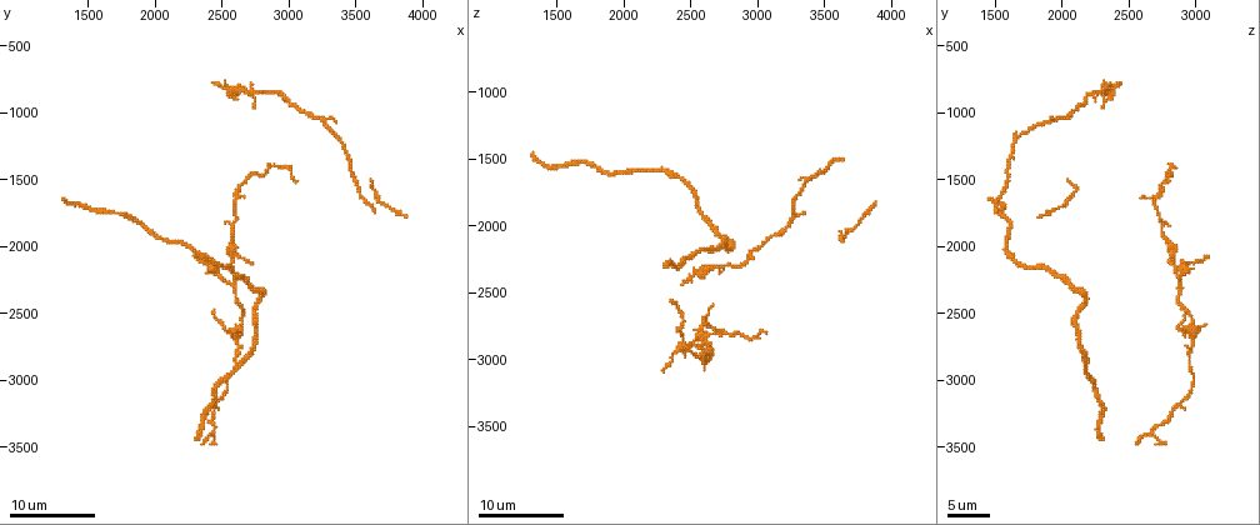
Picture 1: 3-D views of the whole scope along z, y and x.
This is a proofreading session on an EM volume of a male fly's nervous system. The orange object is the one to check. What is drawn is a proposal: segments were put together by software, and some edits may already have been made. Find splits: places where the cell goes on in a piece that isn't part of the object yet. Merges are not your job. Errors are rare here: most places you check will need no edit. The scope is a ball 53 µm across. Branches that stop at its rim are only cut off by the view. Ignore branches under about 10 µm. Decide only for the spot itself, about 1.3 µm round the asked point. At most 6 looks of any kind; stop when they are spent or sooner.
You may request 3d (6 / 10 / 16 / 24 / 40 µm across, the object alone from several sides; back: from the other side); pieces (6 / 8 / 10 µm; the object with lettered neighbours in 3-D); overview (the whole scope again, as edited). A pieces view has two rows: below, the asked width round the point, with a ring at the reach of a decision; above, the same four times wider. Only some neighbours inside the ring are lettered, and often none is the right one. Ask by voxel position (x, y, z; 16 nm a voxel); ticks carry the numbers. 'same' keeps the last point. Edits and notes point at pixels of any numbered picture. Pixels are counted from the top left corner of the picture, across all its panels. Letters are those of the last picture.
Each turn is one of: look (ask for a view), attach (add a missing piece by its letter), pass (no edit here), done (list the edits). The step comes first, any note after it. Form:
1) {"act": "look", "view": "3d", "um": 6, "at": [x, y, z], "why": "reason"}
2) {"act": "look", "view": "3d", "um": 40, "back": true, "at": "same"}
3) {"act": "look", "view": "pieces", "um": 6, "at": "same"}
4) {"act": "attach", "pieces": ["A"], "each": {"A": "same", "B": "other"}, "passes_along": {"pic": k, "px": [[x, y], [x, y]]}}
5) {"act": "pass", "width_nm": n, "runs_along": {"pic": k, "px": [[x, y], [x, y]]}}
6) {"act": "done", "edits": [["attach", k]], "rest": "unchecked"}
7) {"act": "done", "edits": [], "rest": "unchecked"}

{"act": "look", "view": "3d", "um": 6, "at": [2440, 2500, 2920], "why": "tapers out"}

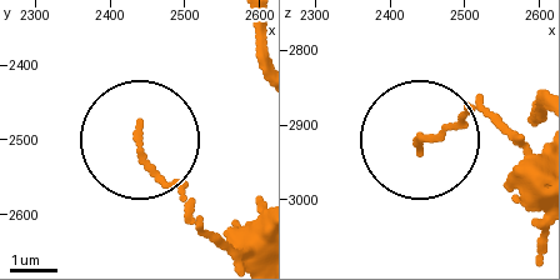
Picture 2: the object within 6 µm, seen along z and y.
{"act": "look", "view": "pieces", "um": 6, "at": [2445, 2480, 2930]}

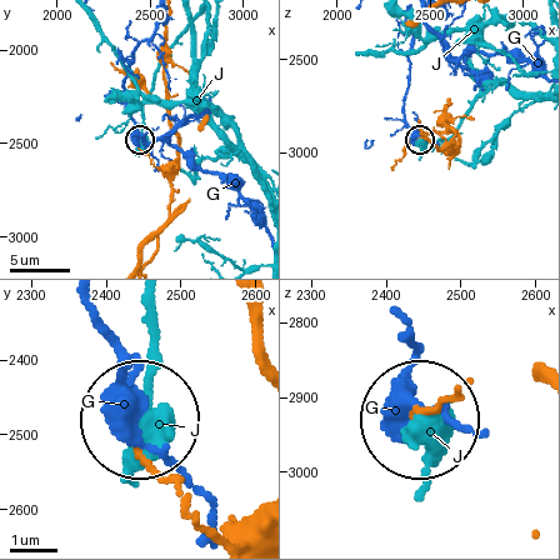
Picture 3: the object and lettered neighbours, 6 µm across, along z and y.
{"act": "pass", "each": {"G": "other", "J": "other"}, "found": "none of them fits"}

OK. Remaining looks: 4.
{"act": "look", "view": "pieces", "um": 6, "at": [2440, 760, 2440], "why": "tapers out"}

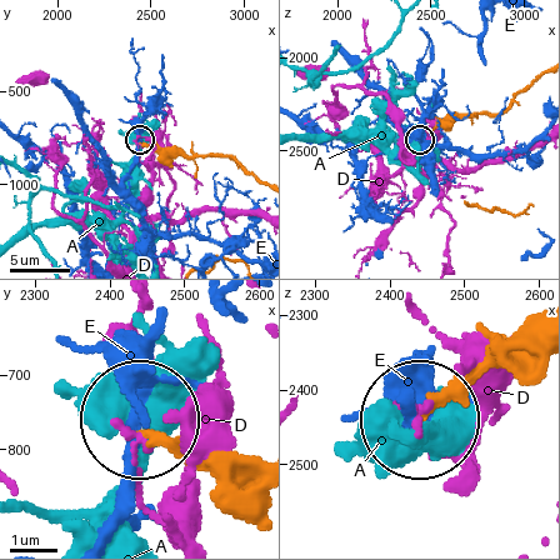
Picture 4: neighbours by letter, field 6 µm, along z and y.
{"act": "pass", "width_nm": 180, "each": {"A": "other", "D": "other", "E": "other"}, "found": "no lettered piece goes on from it"}

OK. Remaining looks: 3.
{"act": "look", "view": "pieces", "um": 8, "at": [3340, 1080, 1920], "why": "tapers out"}

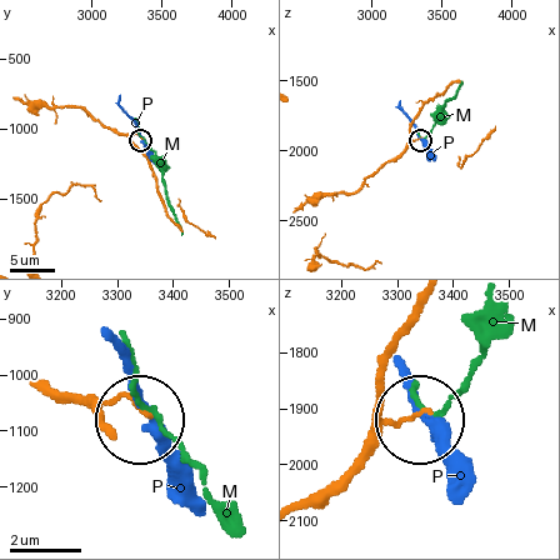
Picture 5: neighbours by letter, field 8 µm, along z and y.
{"act": "pass", "each": {"M": "other", "P": "other"}, "found": "none of them fits"}

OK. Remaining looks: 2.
{"act": "done", "edits": [], "rest": "unchecked"}

